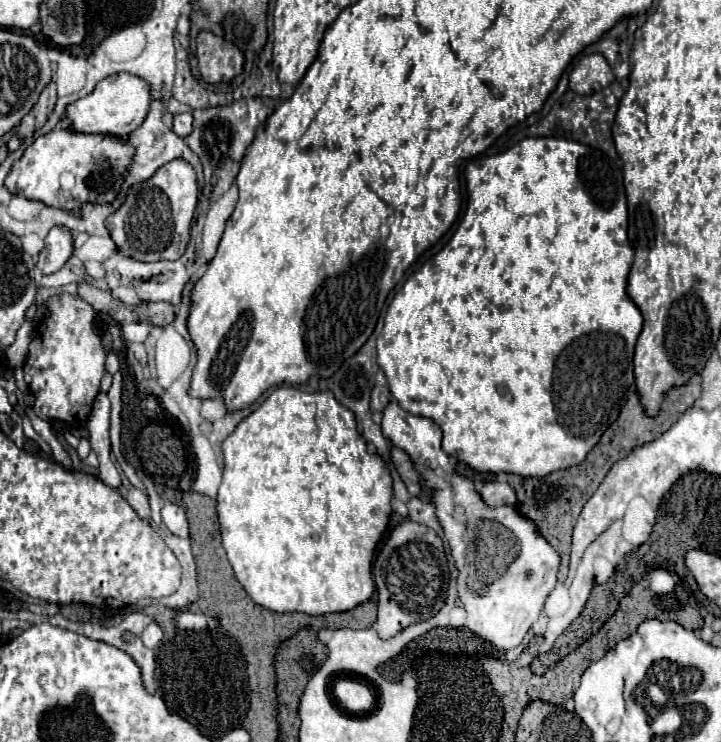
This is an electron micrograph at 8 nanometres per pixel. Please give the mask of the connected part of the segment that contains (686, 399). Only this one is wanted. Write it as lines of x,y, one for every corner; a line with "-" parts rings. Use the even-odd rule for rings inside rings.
700,375
692,377
692,381
684,387
676,387
668,393
668,397
662,403
662,411
658,417
650,419
644,415
638,397
630,395
628,401
624,403
624,409
620,411
618,419
602,433
598,445
592,447
592,451
588,453
588,457
570,469
564,471
556,471
550,473
548,477
520,477
520,475
508,475
508,483
510,487
516,491
516,509
534,521
534,525
538,527
540,535
558,551
560,555
560,569
558,569
558,581
562,583
566,579
568,573
568,555
570,555
570,539
572,539
572,527
582,511
582,507
586,505
586,501
594,495
594,491
598,489
598,485
604,481
604,477
608,475
610,467
628,457
632,453
632,449
658,439
662,433
666,433
682,415
684,411
690,409
690,405
696,401
696,397
700,395

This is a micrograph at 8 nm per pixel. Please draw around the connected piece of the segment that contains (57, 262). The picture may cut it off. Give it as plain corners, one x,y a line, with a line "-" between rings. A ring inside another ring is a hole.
50,229
48,237
44,239
44,249
38,257
38,269
44,275
52,275
64,267
64,263
72,255
72,235
66,229

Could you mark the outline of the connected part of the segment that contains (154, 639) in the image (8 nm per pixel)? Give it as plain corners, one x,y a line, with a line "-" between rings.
150,623
150,625
142,631
142,643
144,643
148,649
158,647
160,639
162,639
162,629
160,629
156,623

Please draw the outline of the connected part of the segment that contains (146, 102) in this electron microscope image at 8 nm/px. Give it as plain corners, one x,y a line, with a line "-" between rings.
116,73
102,79
88,97
68,105
66,119
70,121
72,129
78,133
104,133
128,139
128,135
144,123
150,111
150,103
152,103
152,93
150,85
144,79
130,73

